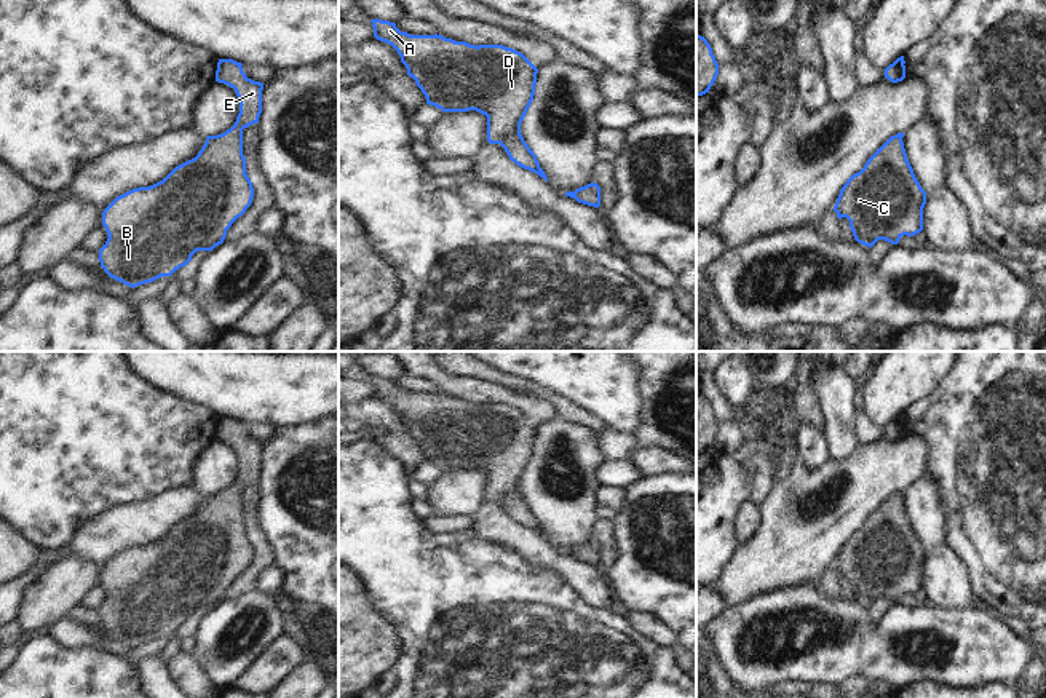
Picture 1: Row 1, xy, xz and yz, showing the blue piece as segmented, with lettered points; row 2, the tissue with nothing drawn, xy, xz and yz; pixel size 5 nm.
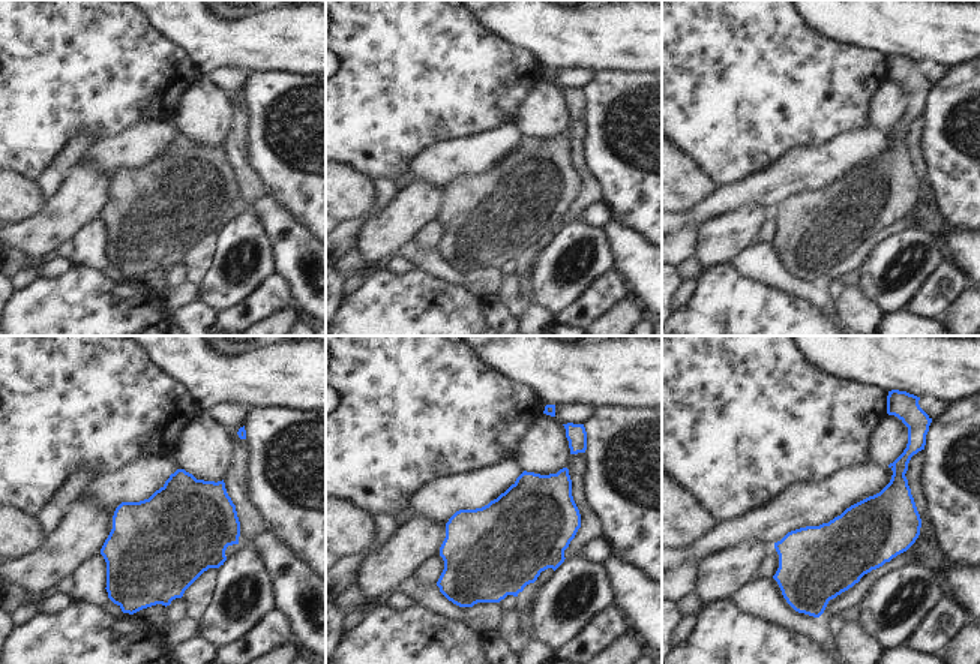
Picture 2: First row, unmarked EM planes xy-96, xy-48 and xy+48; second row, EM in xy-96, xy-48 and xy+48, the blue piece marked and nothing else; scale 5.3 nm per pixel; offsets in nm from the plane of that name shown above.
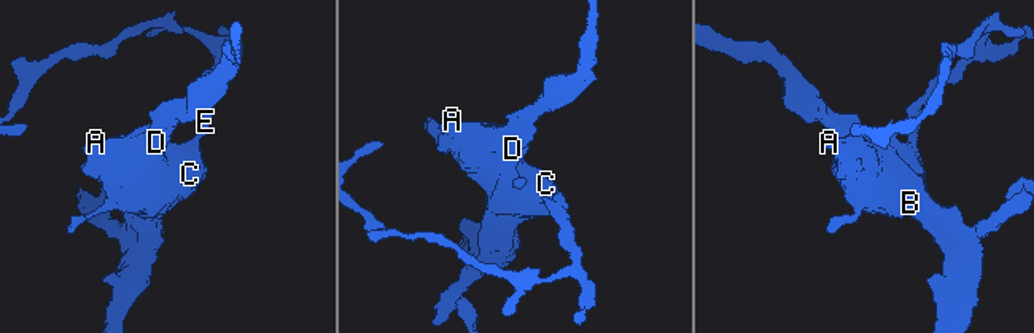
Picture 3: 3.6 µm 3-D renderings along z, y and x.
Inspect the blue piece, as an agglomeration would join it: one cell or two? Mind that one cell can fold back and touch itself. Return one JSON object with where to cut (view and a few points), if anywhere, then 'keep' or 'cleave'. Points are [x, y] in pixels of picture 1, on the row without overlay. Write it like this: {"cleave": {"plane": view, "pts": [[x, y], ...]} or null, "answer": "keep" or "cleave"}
{"cleave": null, "answer": "keep"}

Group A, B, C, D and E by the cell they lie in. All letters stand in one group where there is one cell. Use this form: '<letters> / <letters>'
A B C D E

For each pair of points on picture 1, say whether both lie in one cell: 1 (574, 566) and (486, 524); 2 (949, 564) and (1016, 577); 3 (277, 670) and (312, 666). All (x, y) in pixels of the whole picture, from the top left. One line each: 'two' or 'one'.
1: one
2: two
3: two

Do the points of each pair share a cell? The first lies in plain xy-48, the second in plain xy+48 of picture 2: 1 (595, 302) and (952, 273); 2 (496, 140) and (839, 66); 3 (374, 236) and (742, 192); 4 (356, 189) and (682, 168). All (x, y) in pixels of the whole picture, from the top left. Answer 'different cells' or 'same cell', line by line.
1: same cell
2: different cells
3: different cells
4: same cell

